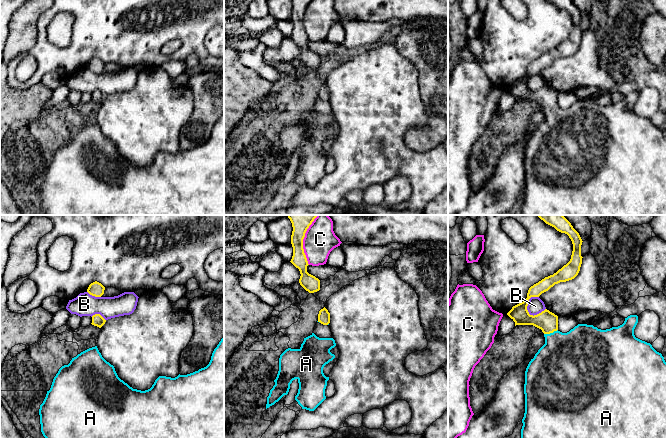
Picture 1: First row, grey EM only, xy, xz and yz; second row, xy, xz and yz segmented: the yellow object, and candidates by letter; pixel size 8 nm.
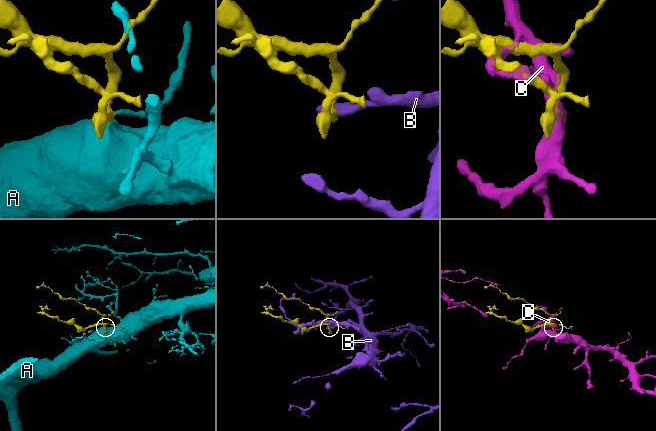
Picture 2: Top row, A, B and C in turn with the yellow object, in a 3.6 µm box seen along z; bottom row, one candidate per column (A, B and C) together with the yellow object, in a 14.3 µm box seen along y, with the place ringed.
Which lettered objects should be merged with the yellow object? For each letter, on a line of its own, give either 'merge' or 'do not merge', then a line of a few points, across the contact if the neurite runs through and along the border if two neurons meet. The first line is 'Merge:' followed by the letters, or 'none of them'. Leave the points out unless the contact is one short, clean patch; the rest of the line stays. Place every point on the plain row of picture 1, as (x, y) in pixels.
Merge: A
A: merge | yz (547, 97), (550, 108), (565, 135)
B: do not merge
C: do not merge

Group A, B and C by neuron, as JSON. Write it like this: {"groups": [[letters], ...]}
{"groups": [["A"], ["B"], ["C"]]}

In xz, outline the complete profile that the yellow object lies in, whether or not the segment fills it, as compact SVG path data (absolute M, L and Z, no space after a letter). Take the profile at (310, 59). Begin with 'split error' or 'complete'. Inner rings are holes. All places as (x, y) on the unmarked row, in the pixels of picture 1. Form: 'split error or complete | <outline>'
complete | M292 0L291 20L293 23L293 32L290 38L300 47L300 61L309 69L314 69L320 66L320 56L307 48L309 40L303 25L303 15L310 1Z

